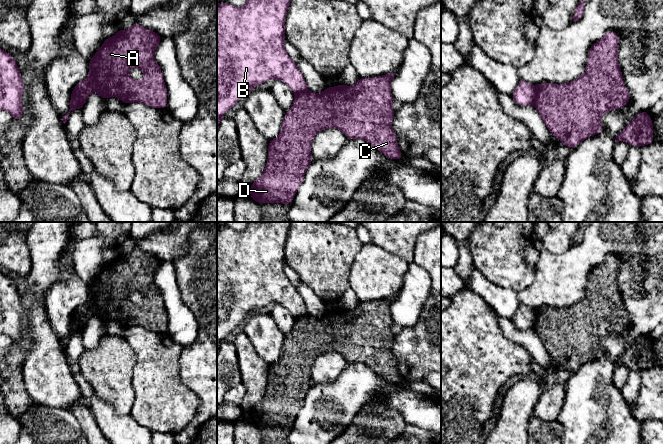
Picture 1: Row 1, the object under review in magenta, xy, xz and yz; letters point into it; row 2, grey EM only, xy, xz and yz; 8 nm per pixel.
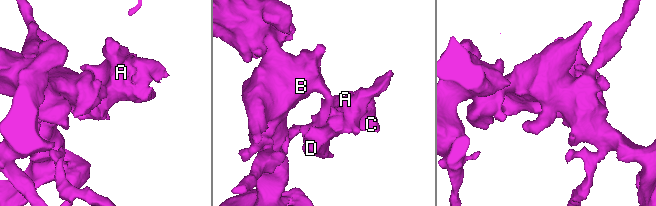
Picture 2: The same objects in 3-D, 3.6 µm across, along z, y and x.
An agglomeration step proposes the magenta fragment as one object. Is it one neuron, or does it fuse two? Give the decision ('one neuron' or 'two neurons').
two neurons

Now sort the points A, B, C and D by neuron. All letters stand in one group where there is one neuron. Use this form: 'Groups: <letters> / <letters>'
Groups: A C D / B

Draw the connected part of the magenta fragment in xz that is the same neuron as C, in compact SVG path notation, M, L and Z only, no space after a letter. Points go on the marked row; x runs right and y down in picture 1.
M387 73L380 77L359 78L355 85L327 87L319 94L308 89L297 93L291 109L285 113L279 136L269 140L266 167L262 175L251 184L250 197L258 204L291 205L305 172L313 161L312 141L323 129L337 128L347 139L361 138L387 158L401 160L403 155L392 128L395 111L392 108L394 98L390 83L394 75L395 73Z

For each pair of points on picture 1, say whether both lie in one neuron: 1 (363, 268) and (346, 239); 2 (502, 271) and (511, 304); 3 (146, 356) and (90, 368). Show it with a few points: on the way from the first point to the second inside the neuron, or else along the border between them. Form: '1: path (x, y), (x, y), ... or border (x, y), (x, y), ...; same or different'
1: border (363, 245), (354, 258), (349, 276); different
2: border (485, 276), (495, 284), (509, 287), (517, 292); different
3: border (124, 338), (135, 356), (132, 381); different

